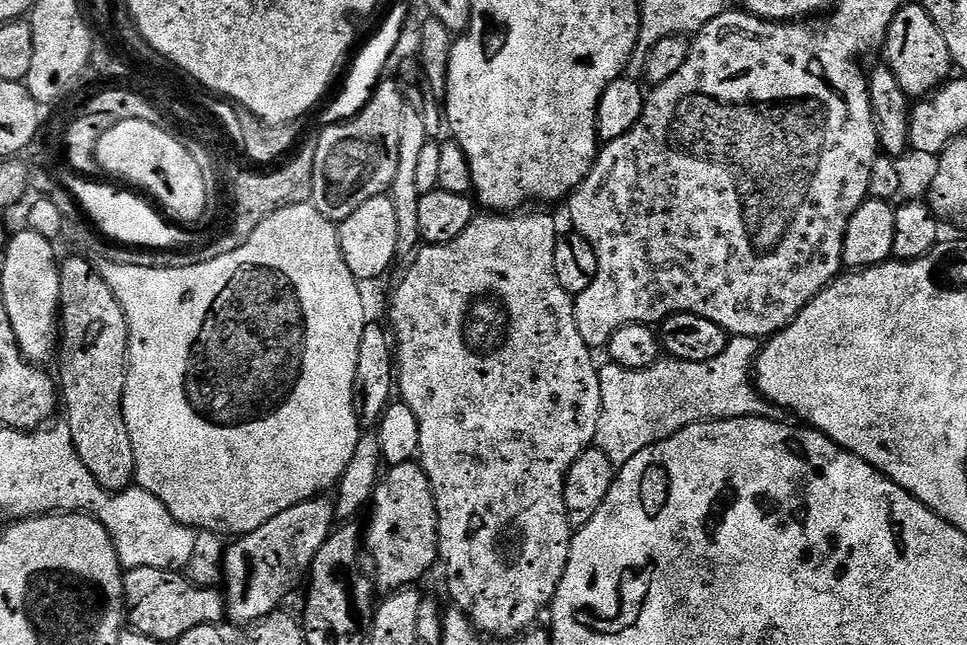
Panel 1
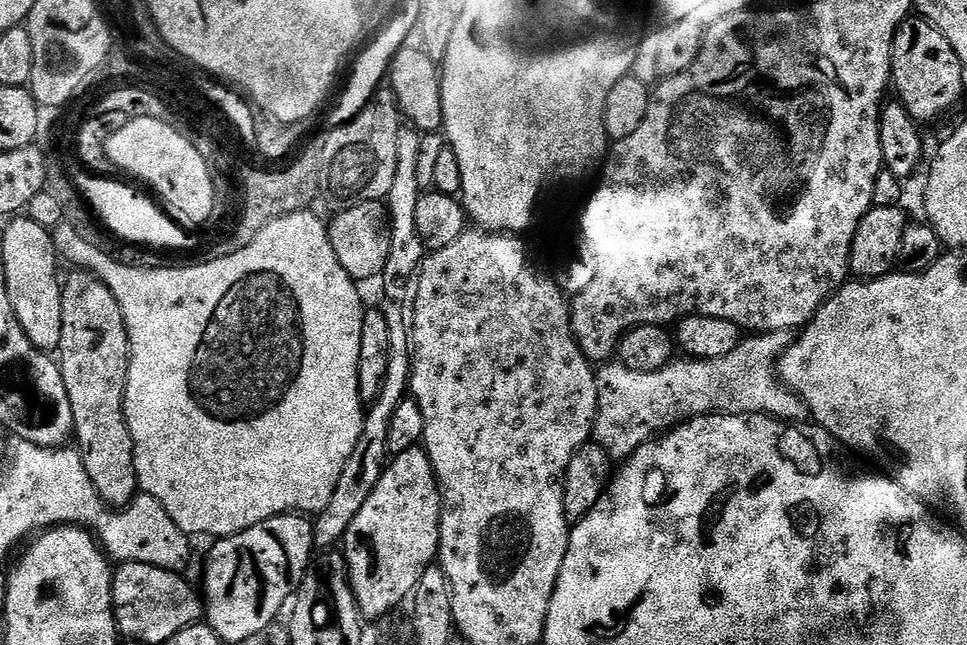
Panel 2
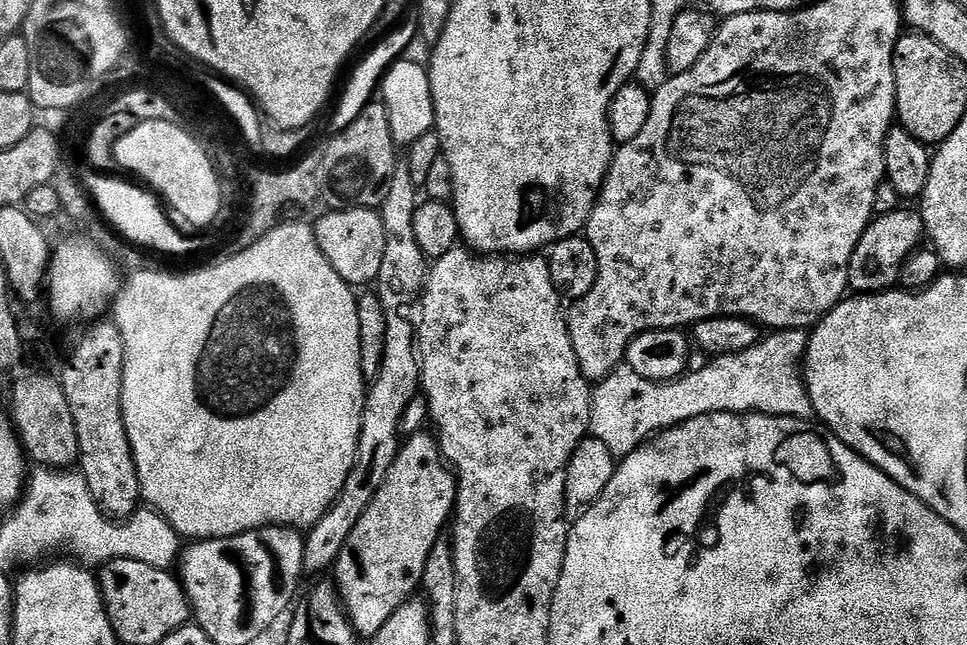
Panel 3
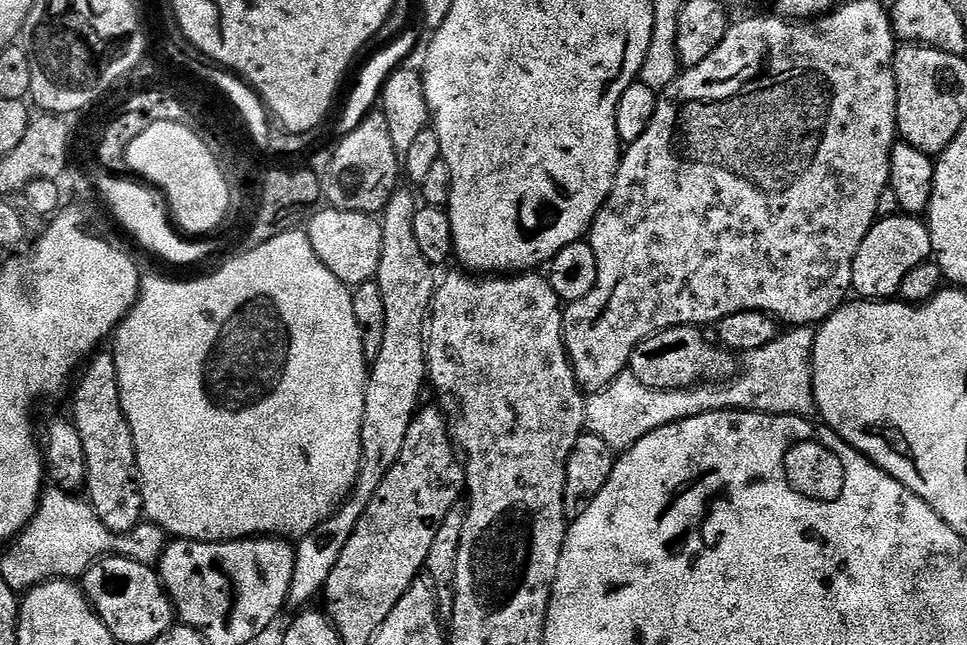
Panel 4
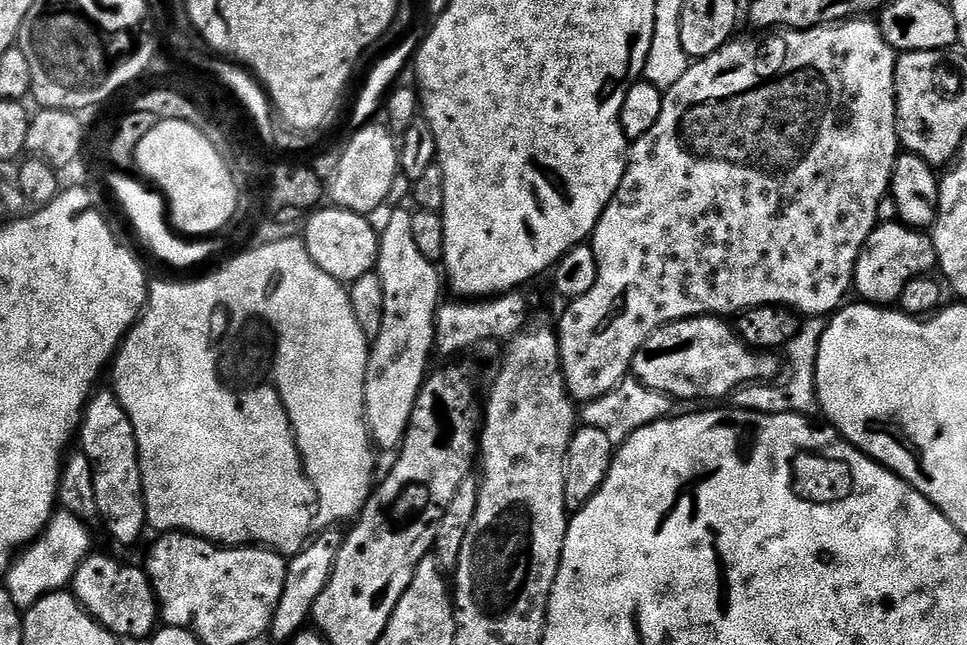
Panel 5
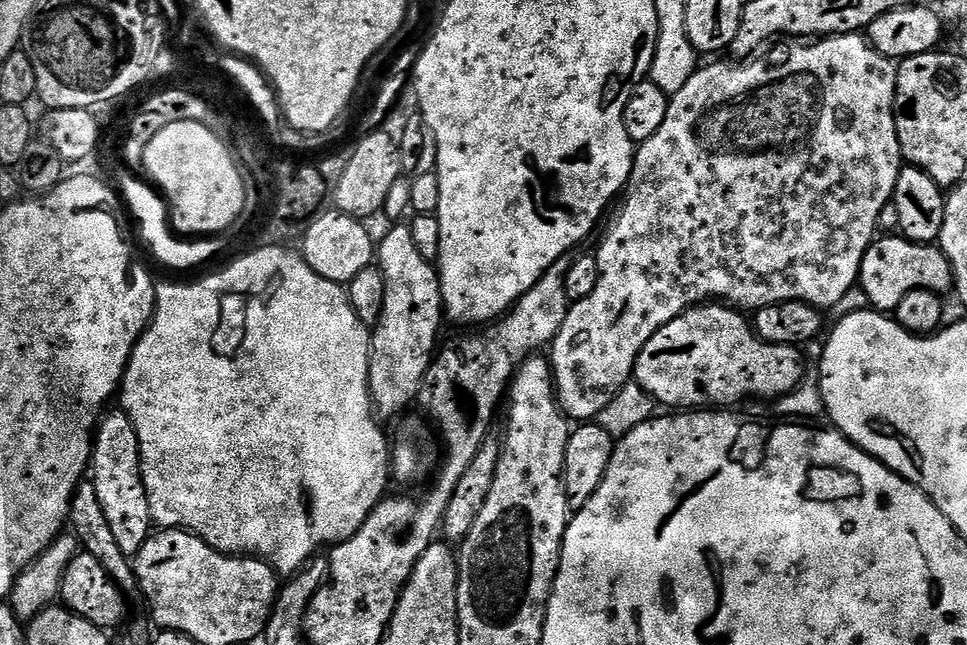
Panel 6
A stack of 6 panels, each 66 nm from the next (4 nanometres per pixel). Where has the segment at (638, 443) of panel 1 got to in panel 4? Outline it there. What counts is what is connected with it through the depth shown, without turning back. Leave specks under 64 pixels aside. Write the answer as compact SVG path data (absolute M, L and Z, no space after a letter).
M810 324L789 327L781 331L766 346L758 350L750 350L743 353L742 367L736 375L720 383L701 382L691 388L651 388L642 386L638 378L630 370L618 374L614 382L602 390L591 393L584 401L584 427L593 432L606 446L610 446L613 452L623 454L634 447L646 434L658 430L667 424L673 424L684 420L688 416L697 416L707 412L726 412L735 410L738 412L765 412L771 416L802 416L811 417L816 412L816 395L812 385L812 351L816 341L817 329Z

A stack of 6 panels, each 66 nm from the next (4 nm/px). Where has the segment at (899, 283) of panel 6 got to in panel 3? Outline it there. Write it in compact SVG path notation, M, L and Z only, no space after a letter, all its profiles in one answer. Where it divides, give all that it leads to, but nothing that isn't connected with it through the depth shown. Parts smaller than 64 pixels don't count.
M907 206L895 208L890 214L876 216L862 238L858 238L858 246L854 246L848 275L849 289L856 294L875 294L891 289L899 281L906 258L921 247L925 236L924 220L919 211L912 209L911 212Z

